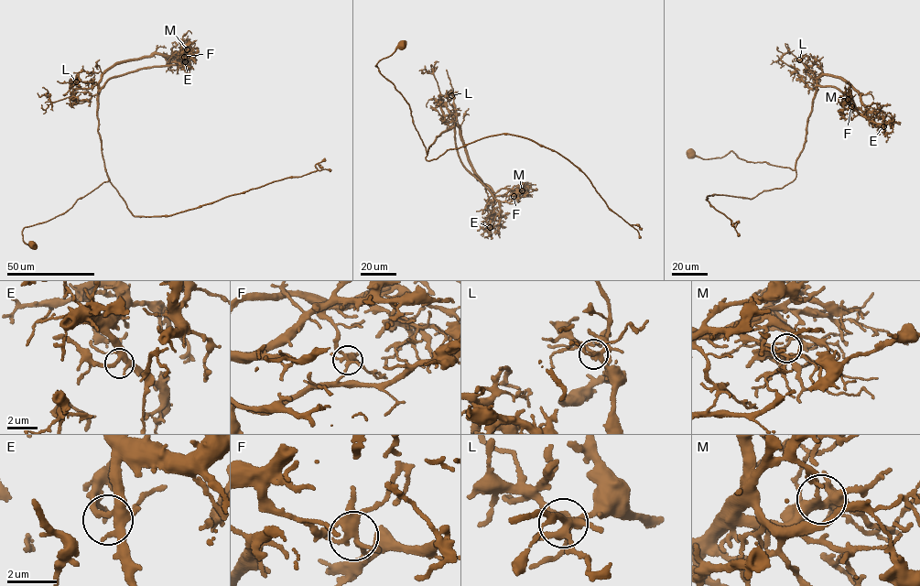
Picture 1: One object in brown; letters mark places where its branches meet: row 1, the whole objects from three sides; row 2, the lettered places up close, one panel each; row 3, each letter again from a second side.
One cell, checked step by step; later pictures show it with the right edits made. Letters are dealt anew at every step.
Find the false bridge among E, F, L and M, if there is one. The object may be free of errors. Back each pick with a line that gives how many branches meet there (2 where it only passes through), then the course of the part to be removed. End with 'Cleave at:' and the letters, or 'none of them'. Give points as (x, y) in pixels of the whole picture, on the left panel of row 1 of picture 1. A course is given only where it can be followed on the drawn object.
F: 5 branches meet; foreign part runs (184, 57), (176, 52), (167, 64), (170, 58), (188, 44), (189, 38)
Cleave at: F

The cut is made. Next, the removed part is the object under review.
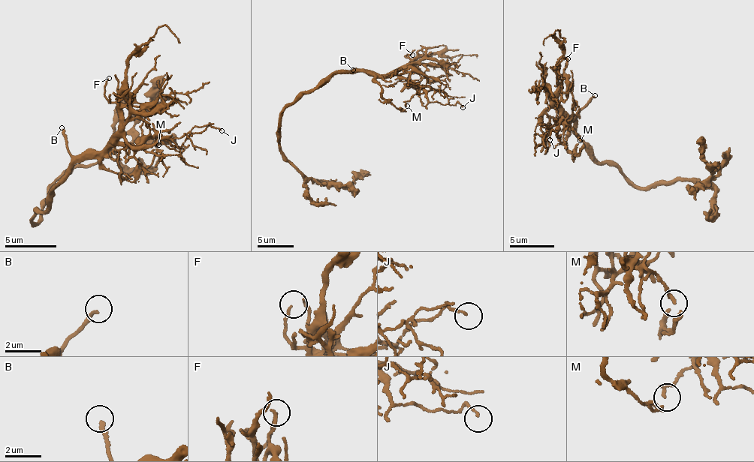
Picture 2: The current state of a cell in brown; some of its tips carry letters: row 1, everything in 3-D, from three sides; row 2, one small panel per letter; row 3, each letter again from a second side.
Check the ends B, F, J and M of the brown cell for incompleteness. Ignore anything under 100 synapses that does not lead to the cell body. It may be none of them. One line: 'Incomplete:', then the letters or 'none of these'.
Incomplete: B

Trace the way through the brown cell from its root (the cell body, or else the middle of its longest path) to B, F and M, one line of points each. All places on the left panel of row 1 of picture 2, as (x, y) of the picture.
B: (46, 207), (48, 194), (71, 162), (71, 153), (61, 127)
F: (46, 207), (48, 194), (64, 172), (94, 156), (118, 130), (120, 111), (104, 93), (109, 78)
M: (46, 207), (53, 185), (77, 163), (104, 157), (113, 151), (130, 149), (157, 135), (155, 143), (158, 145)

